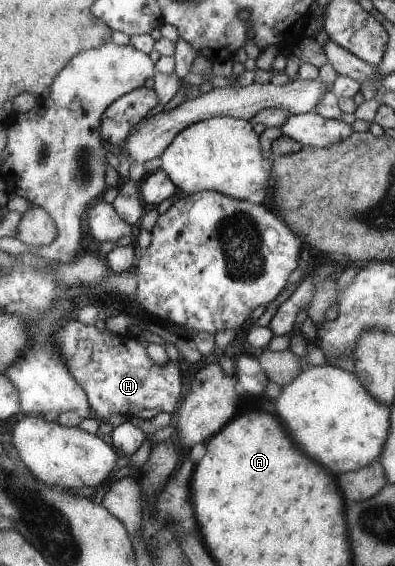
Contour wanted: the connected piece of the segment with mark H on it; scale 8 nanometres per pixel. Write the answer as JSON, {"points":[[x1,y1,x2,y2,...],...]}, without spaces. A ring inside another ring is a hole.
{"points":[[68,320,57,329,55,345,66,369,73,374,73,378,85,389,85,392,89,393,89,404,100,423,108,422,112,416,120,416,127,420,133,417,140,417,142,420,152,419,162,411,173,416,174,411,179,411,182,407,182,371,178,369,176,363,168,362,164,366,152,363,139,337,127,333,118,335,108,329,100,330,95,325]]}

